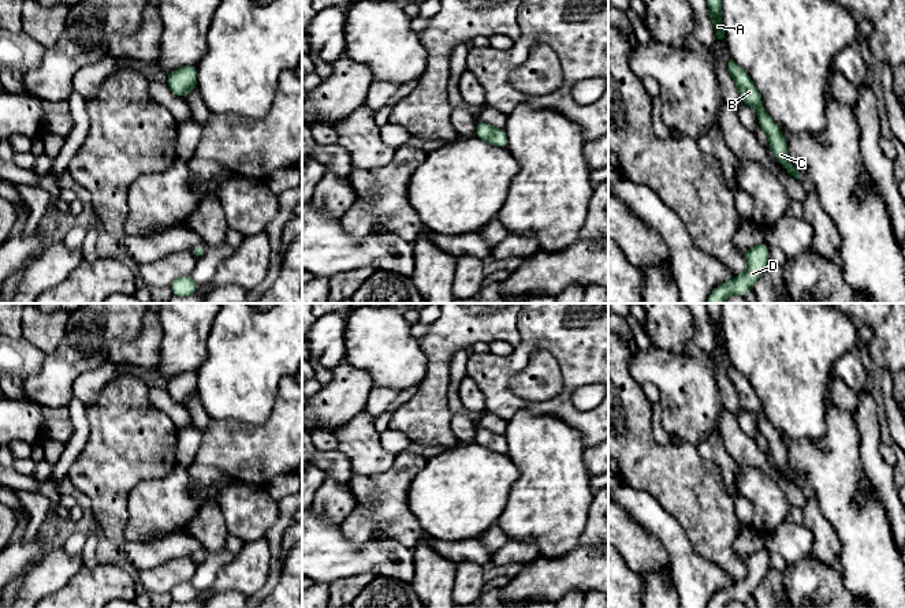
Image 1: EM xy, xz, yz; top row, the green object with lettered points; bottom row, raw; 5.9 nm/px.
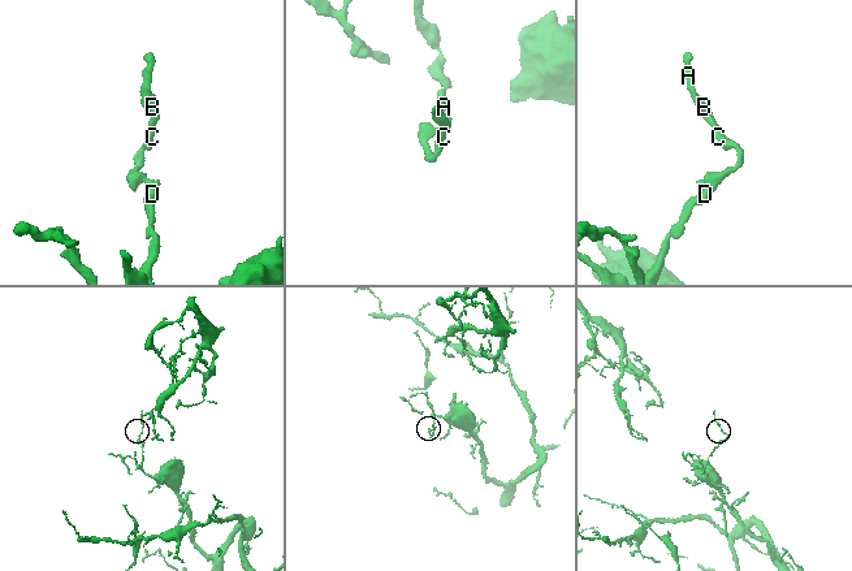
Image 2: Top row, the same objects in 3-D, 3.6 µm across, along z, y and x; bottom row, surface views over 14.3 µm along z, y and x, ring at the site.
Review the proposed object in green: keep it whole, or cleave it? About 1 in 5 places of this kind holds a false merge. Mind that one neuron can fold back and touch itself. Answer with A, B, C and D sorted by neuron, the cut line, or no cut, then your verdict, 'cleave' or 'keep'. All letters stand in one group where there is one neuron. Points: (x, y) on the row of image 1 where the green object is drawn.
A B C D; no cut; keep

